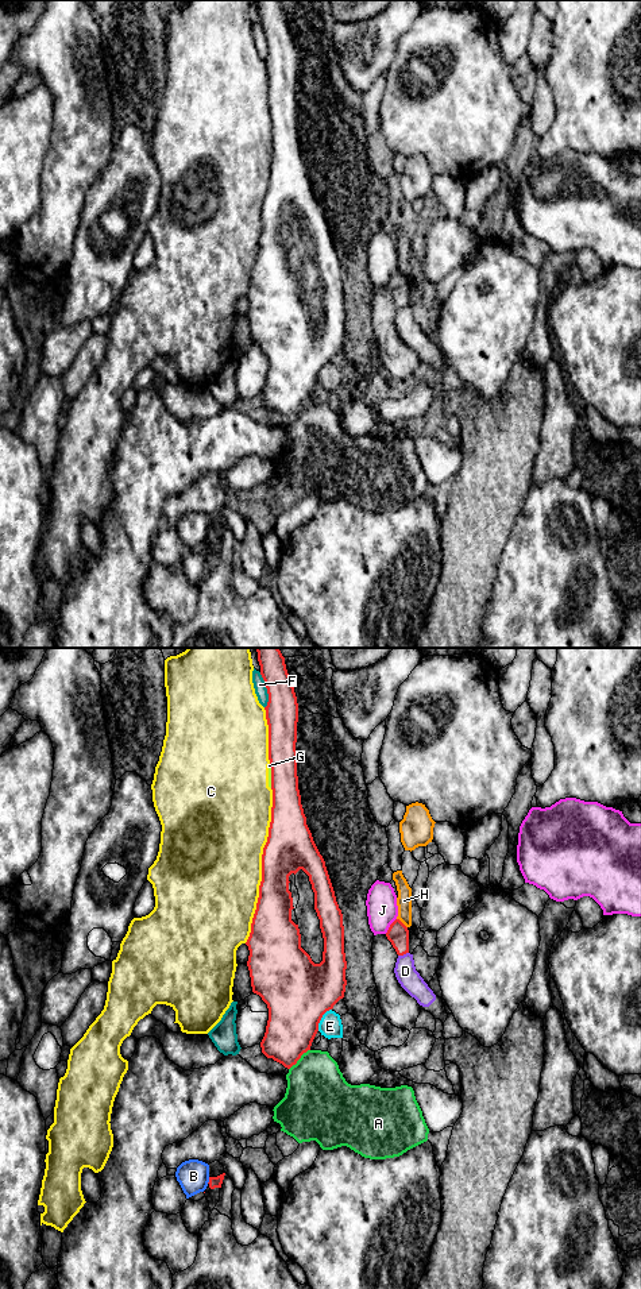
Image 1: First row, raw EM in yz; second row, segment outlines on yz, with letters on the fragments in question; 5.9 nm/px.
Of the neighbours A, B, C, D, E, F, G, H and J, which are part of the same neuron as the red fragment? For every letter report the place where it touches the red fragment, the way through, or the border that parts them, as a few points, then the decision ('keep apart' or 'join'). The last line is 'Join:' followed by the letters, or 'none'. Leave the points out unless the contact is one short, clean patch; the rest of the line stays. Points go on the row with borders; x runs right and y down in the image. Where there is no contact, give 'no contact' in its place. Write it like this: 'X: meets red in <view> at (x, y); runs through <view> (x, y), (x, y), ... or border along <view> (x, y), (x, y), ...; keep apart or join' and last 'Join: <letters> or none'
A: meets red in yz at (300, 1057); keep apart
B: meets red in yz at (209, 1180); keep apart
C: meets red in yz at (262, 865); keep apart
D: meets red in yz at (402, 954); border along yz (408, 952), (398, 956); keep apart
E: meets red in yz at (320, 1019); keep apart
F: meets red in yz at (267, 690); keep apart
G: meets red in yz at (271, 776); border along yz (270, 764), (271, 787); keep apart
H: meets red in yz at (402, 923); border along yz (397, 918), (406, 927); keep apart
J: meets red in yz at (390, 926); keep apart
Join: none

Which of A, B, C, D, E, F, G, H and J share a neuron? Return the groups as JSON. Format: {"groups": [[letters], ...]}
{"groups": [["A"], ["B"], ["C", "G"], ["D"], ["E"], ["F"], ["H"], ["J"]]}

